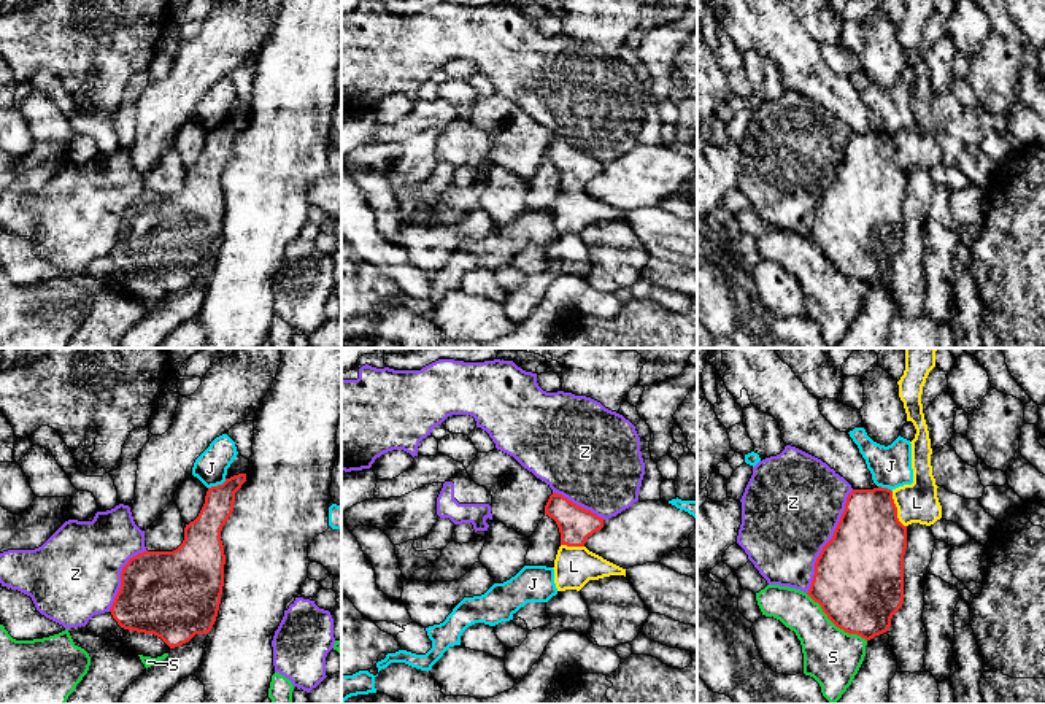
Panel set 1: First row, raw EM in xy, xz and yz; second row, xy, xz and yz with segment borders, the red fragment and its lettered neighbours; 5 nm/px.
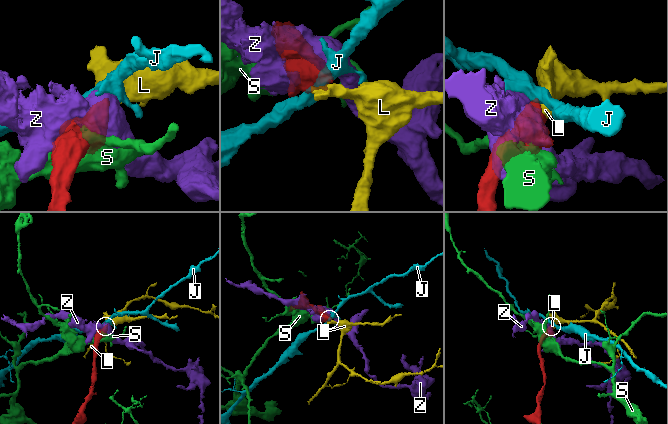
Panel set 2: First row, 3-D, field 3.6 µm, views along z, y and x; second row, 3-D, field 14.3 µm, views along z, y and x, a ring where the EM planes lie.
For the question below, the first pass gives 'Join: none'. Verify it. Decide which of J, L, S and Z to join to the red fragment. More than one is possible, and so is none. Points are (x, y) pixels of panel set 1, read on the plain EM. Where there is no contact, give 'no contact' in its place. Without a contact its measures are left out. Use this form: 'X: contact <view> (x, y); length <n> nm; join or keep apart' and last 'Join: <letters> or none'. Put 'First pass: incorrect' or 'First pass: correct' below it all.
J: contact xy (218, 129); length 110 nm; keep apart
L: contact yz (896, 153); length 200 nm; join
S: contact yz (834, 267); length 400 nm; keep apart
Z: contact yz (828, 186); length 600 nm; keep apart
Join: L
First pass: incorrect

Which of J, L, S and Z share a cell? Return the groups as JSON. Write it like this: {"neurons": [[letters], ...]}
{"neurons": [["J"], ["L"], ["S"], ["Z"]]}

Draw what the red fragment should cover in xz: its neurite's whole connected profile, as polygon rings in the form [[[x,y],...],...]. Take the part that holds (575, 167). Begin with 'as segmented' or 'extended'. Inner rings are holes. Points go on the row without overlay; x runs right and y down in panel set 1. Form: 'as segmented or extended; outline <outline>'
extended; outline [[[557,137],[549,140],[545,159],[556,165],[561,176],[561,191],[553,211],[557,235],[580,235],[589,224],[610,219],[626,221],[626,213],[584,191],[588,181],[603,172],[603,162]]]

